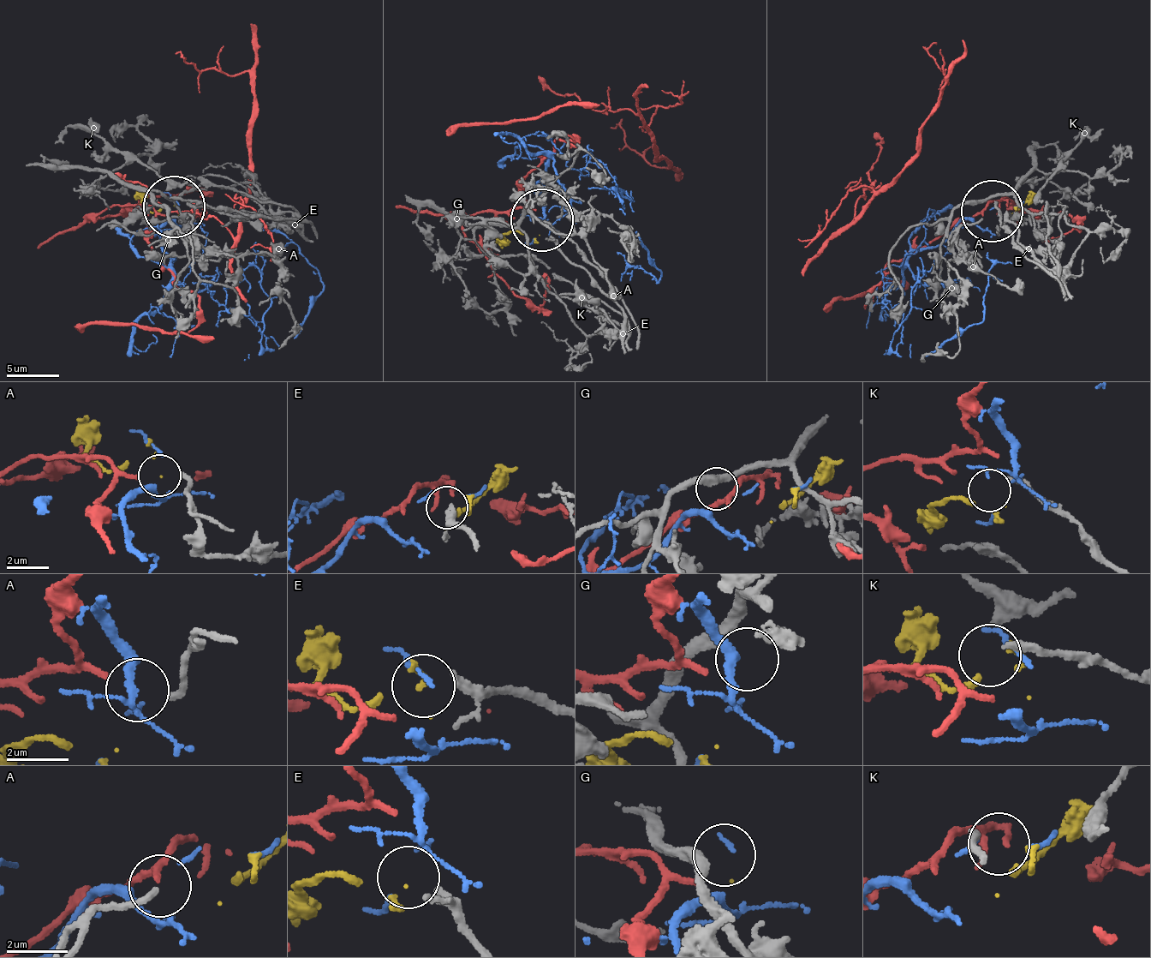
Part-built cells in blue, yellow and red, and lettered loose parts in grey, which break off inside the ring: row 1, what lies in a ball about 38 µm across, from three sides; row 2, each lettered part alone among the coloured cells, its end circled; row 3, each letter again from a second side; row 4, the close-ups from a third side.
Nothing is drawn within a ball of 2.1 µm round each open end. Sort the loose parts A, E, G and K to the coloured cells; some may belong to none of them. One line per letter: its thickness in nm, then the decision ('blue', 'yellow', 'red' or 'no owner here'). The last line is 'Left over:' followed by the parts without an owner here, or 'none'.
A: calibre 200 nm; red
E: calibre 260 nm; no owner here
G: calibre 360 nm; no owner here
K: calibre 260 nm; yellow
Left over: E, G

